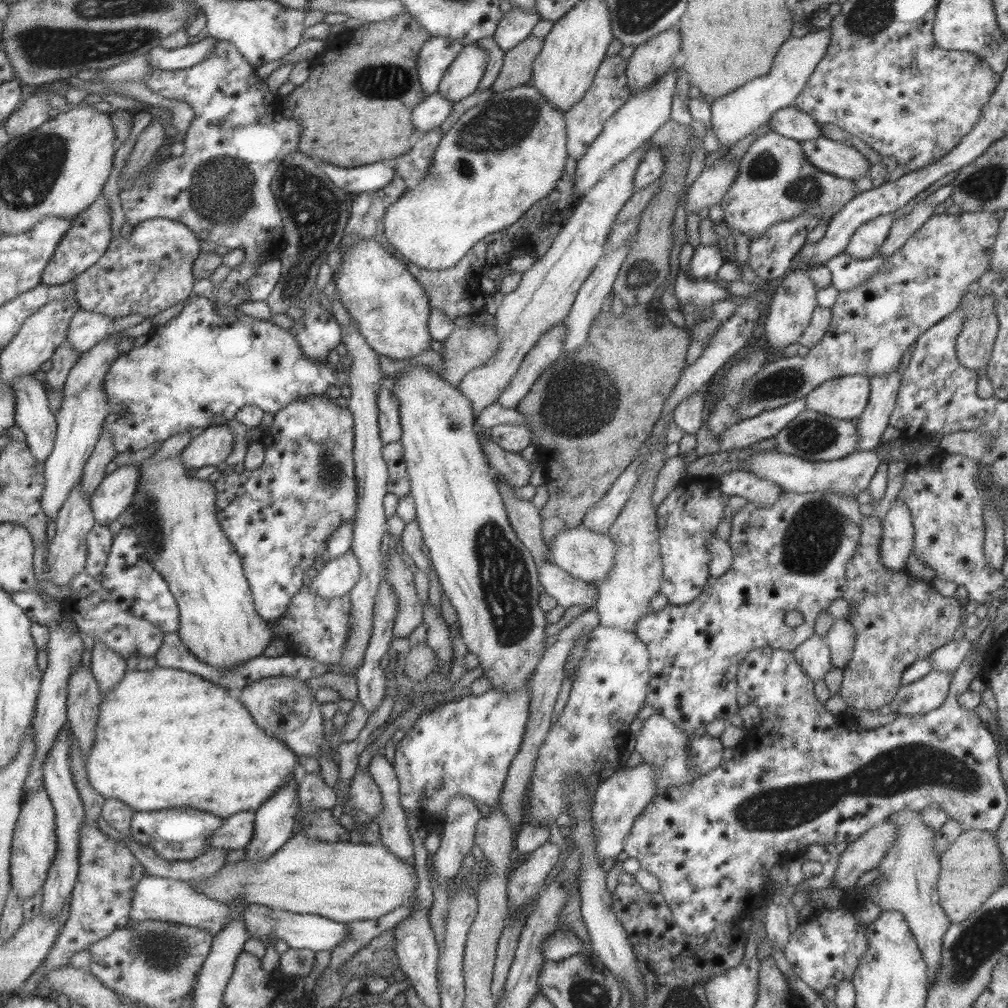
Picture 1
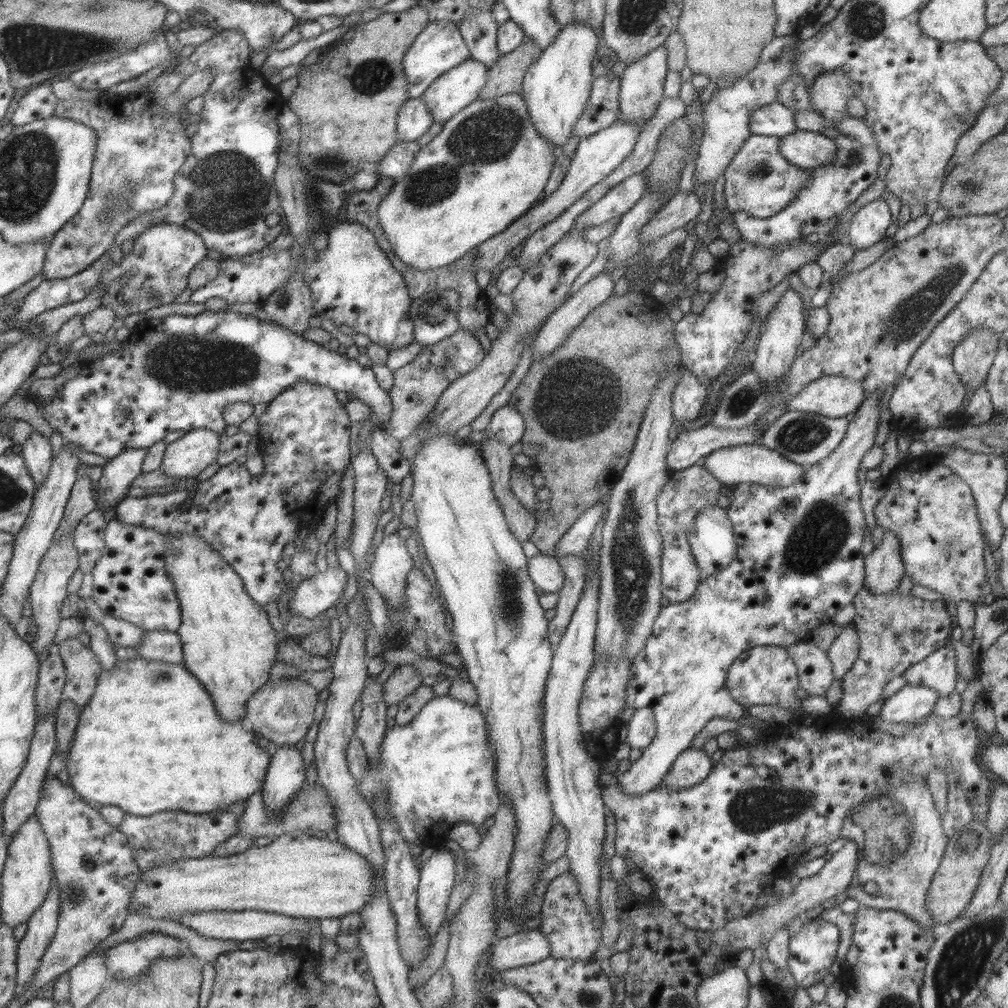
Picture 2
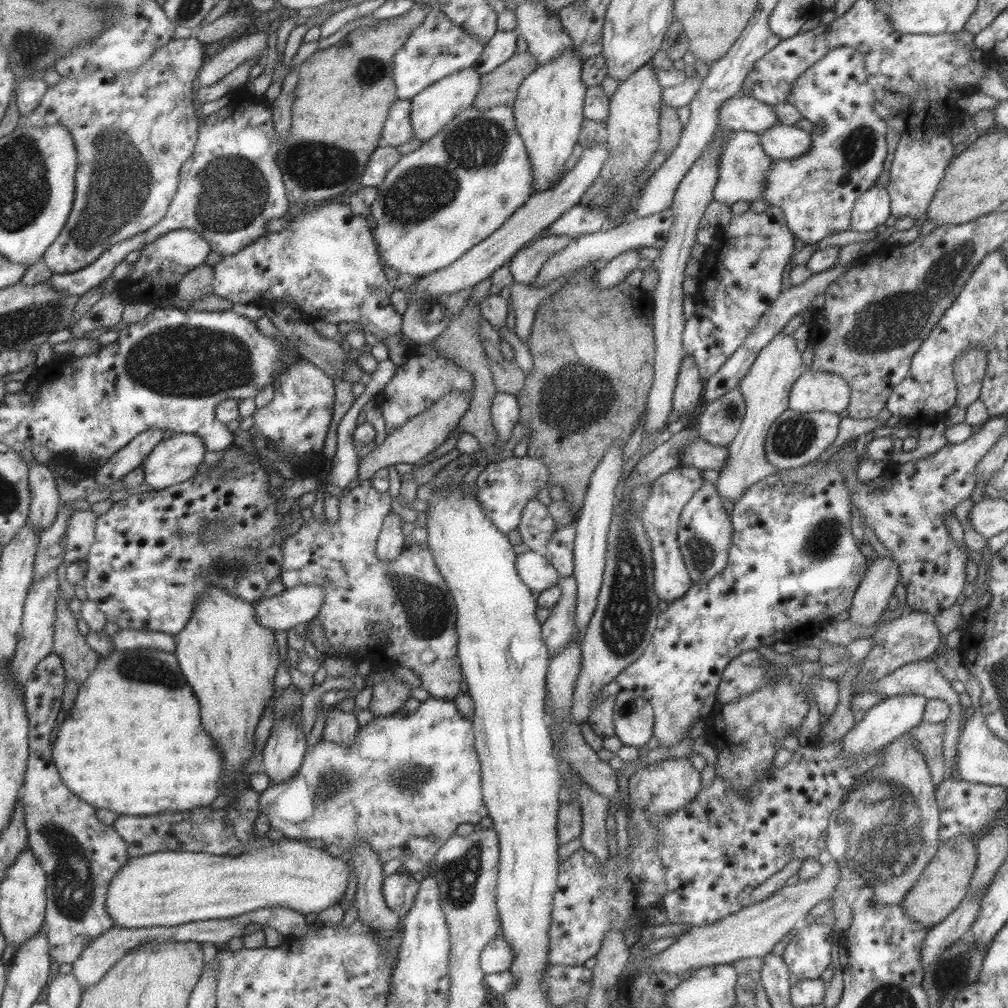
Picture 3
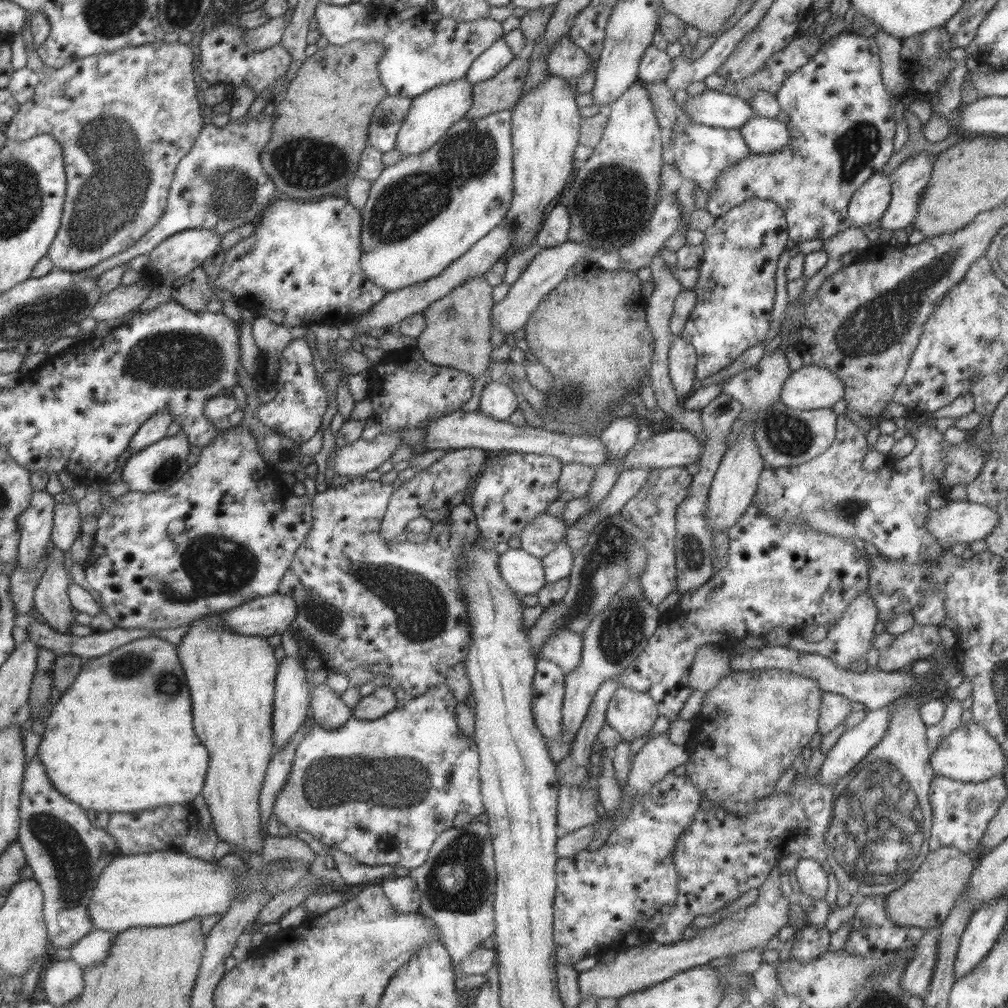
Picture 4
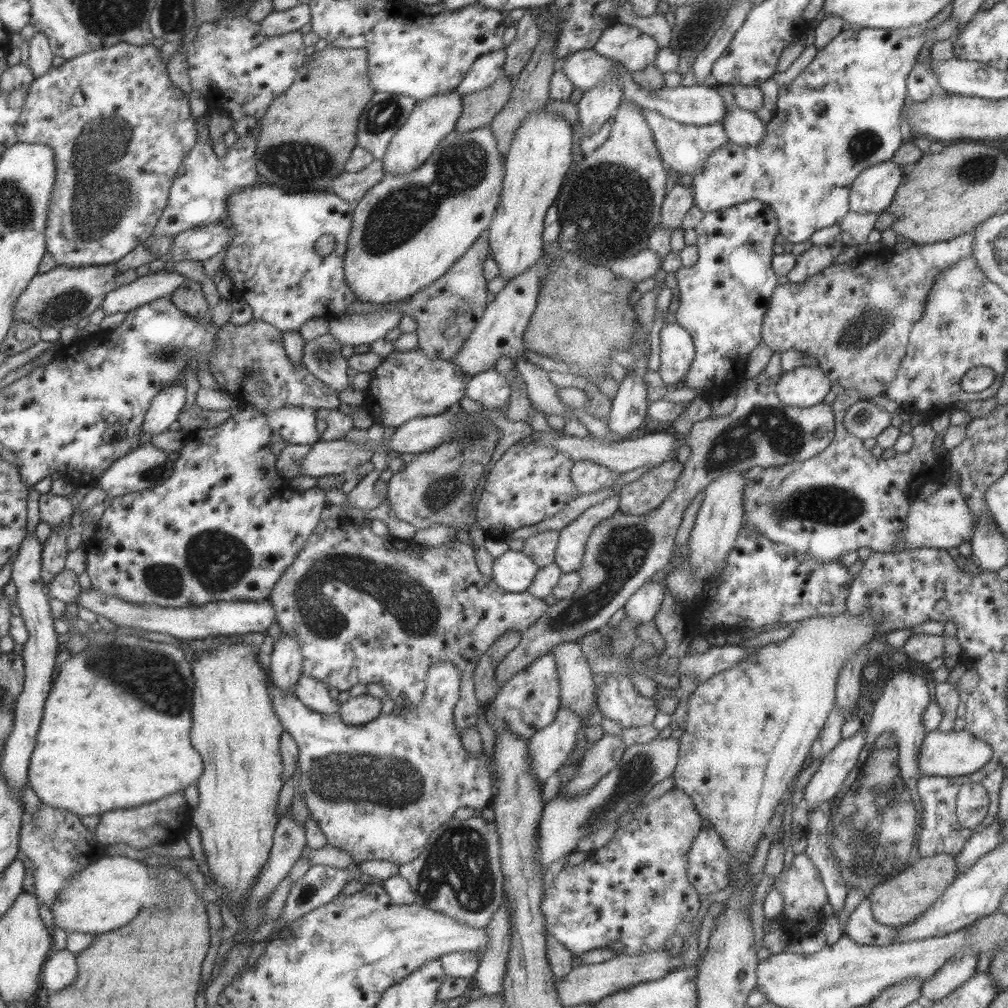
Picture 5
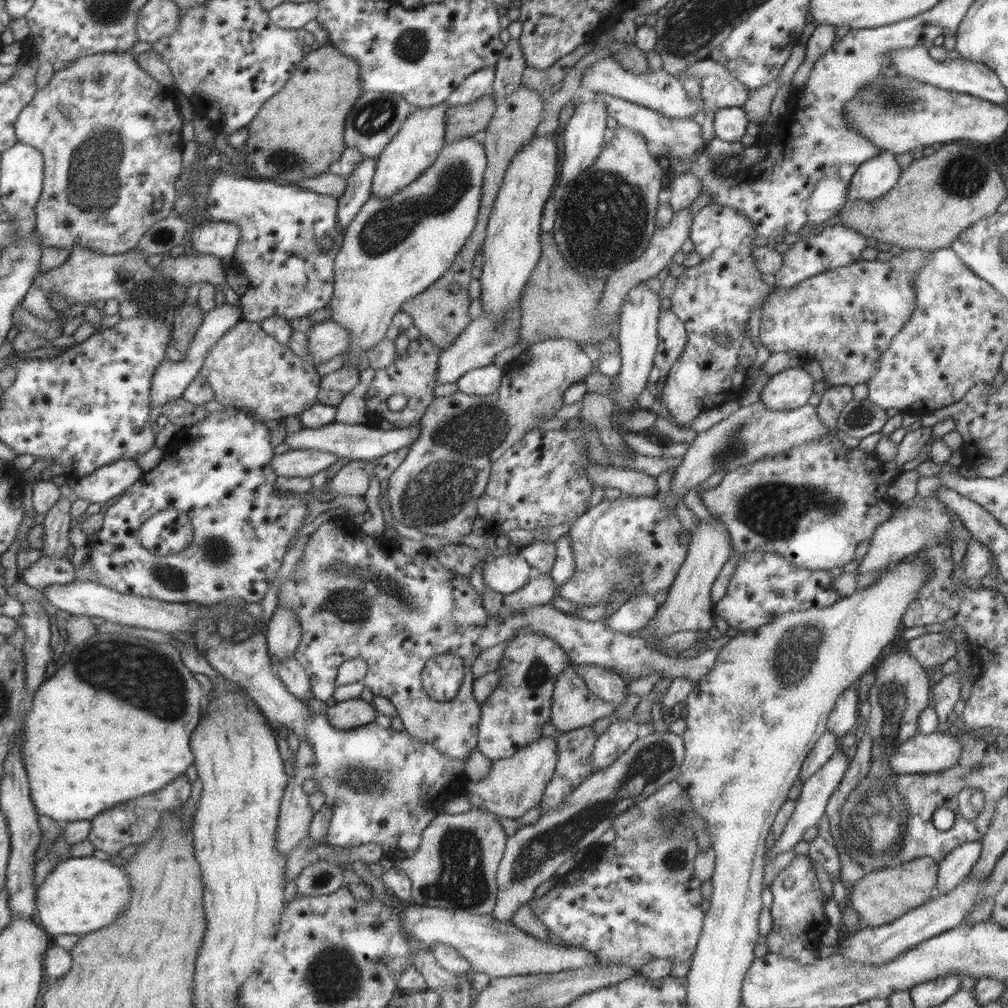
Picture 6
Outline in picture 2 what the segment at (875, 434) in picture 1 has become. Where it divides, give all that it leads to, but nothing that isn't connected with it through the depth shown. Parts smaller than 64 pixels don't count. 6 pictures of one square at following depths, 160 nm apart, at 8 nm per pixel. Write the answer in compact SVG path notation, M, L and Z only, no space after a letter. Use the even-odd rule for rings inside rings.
M876 392L866 393L865 398L854 412L853 419L848 422L846 431L844 432L843 438L839 441L838 446L825 458L819 460L819 462L806 466L802 472L802 477L795 479L794 483L788 484L787 486L769 486L755 483L739 483L732 486L733 497L730 500L729 506L726 508L726 513L729 522L732 524L733 533L735 533L735 542L737 544L734 561L714 576L710 575L703 578L701 582L699 582L699 585L697 585L697 588L695 588L695 594L693 594L689 600L679 603L669 603L668 606L663 606L663 608L659 610L657 617L655 617L651 634L647 637L643 650L638 652L631 660L631 666L629 666L629 675L631 675L631 678L627 680L624 706L635 709L645 707L651 709L654 712L656 729L655 736L653 736L651 742L645 748L642 748L642 753L639 758L631 763L630 767L623 773L618 774L615 772L618 787L624 793L636 795L657 788L661 778L669 772L672 762L678 757L680 752L683 752L690 746L693 736L705 726L708 720L716 720L718 718L737 720L744 714L745 707L737 704L737 702L730 698L725 688L727 670L733 663L733 659L739 656L739 653L759 645L786 647L790 644L795 644L797 641L809 640L814 628L817 628L820 624L830 622L833 615L844 606L850 605L853 597L859 593L859 588L862 587L865 578L864 557L861 555L859 549L861 544L863 544L863 535L866 526L863 520L863 512L859 509L860 485L858 485L857 482L859 482L858 475L862 456L867 452L867 449L871 448L874 444L873 437L875 436L875 429L878 425L880 396L881 394L876 394Z

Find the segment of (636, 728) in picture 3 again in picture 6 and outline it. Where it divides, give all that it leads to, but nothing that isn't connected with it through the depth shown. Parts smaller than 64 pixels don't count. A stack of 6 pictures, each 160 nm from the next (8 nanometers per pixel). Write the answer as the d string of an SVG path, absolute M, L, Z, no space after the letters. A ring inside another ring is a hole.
M589 664L575 665L577 677L585 682L586 687L601 700L617 706L627 695L627 684L613 671Z

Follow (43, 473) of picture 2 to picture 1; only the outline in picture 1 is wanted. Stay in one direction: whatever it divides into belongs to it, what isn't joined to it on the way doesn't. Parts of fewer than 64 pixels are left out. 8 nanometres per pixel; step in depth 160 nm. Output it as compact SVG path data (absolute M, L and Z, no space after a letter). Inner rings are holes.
M33 373L12 382L15 393L14 424L22 431L29 452L36 462L44 462L54 445L56 419L49 411L47 395Z

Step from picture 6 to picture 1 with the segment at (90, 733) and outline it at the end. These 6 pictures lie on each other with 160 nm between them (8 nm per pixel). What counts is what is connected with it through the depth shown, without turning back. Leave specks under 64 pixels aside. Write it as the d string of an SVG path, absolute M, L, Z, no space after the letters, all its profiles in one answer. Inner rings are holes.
M155 666L151 670L127 670L122 680L114 684L103 696L99 703L97 720L95 723L95 738L92 740L91 748L88 748L84 758L88 783L91 788L98 792L104 800L114 798L130 807L134 812L152 812L174 807L188 807L199 811L209 812L222 819L237 812L255 812L272 792L283 783L299 780L302 771L297 764L297 754L289 750L280 740L267 736L253 720L249 711L233 696L229 698L228 689L197 677L196 675L177 670L175 668L163 668Z

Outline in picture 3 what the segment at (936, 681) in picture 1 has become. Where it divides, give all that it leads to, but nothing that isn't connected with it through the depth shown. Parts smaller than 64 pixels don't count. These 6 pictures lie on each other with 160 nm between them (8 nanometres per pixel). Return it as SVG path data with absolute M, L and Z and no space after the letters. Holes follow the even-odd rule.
M899 694L883 699L879 704L868 708L861 720L854 725L840 738L840 747L844 752L850 754L869 754L878 748L882 748L889 741L897 739L912 728L917 728L921 723L927 699L920 694Z

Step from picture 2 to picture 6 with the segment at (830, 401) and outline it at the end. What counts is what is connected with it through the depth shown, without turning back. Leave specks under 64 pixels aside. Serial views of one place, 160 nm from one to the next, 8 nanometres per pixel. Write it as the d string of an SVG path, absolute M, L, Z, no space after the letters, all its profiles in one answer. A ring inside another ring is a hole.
M786 368L770 375L758 400L769 410L791 410L803 406L816 389L818 386L805 368Z

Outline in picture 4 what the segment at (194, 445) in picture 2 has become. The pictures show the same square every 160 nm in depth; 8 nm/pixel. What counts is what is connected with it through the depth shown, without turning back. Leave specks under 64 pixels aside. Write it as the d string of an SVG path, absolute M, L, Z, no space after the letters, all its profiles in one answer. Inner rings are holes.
M180 426L176 434L160 438L157 442L131 453L123 466L121 466L121 470L119 470L118 480L122 480L129 491L143 493L161 492L167 489L170 483L174 483L183 477L187 468L190 467L185 461L189 453L189 446L190 442L183 432L183 427Z

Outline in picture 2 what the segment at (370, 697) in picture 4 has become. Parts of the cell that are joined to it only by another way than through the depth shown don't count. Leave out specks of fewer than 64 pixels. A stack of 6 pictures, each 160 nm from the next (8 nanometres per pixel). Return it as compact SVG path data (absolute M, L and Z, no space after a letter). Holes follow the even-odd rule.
M410 665L398 666L393 674L382 682L382 697L385 704L397 704L405 696L413 691L423 682L422 676Z

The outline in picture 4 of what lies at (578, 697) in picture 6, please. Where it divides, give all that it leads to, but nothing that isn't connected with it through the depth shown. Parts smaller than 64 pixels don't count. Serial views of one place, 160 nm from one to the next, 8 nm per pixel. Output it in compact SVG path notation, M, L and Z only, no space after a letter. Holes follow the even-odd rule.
M558 628L544 643L539 658L550 660L567 674L577 668L581 658L582 638L566 628Z

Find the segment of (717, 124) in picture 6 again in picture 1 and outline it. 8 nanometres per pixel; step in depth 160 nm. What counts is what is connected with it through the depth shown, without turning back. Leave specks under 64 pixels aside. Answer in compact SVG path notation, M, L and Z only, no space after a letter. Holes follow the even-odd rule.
M825 136L800 142L807 162L833 176L851 179L868 172L871 166L855 147L846 145Z

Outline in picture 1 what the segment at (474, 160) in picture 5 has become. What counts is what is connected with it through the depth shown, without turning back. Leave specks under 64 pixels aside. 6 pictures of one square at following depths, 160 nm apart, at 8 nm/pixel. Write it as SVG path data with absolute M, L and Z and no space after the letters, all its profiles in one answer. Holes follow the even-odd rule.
M518 85L504 92L491 93L491 96L479 104L474 104L451 126L447 133L443 133L435 150L432 152L430 167L426 170L421 182L415 188L408 188L403 196L399 196L391 206L385 209L383 215L384 235L391 247L405 259L425 270L438 271L451 268L463 255L485 235L499 232L515 222L531 205L547 197L555 188L555 181L564 171L563 165L568 153L566 152L565 118L564 114L551 104L547 103L539 91L531 86Z

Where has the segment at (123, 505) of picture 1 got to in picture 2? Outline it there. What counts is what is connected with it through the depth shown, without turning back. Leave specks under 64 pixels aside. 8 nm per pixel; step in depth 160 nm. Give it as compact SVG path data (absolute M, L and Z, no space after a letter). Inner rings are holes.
M123 449L117 456L110 458L101 467L101 476L95 483L100 492L99 504L125 497L128 485L141 474L141 467L146 449Z

